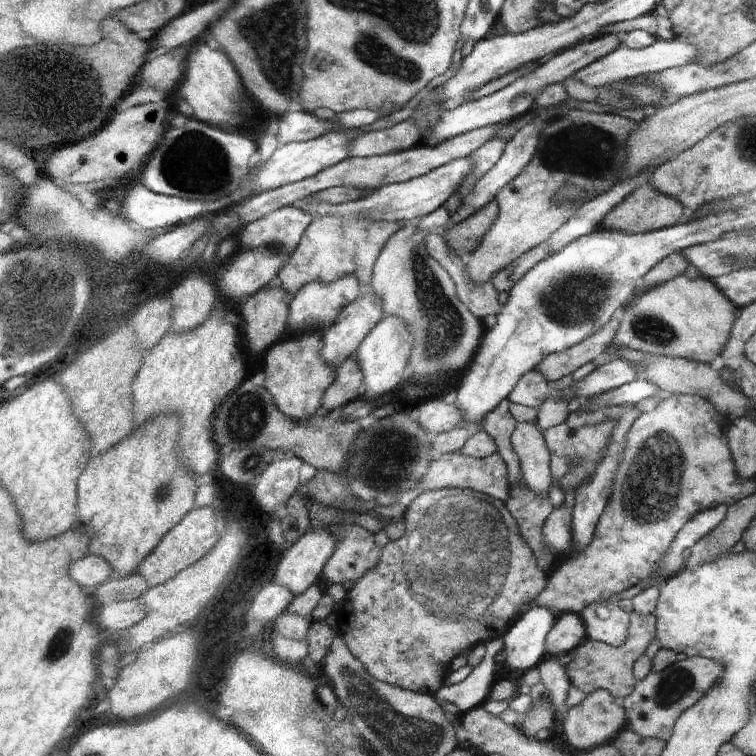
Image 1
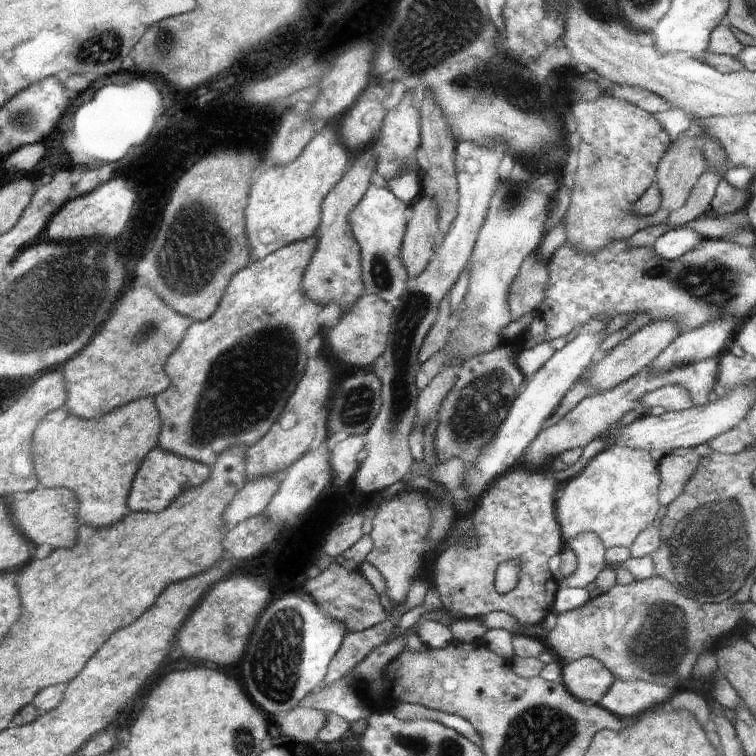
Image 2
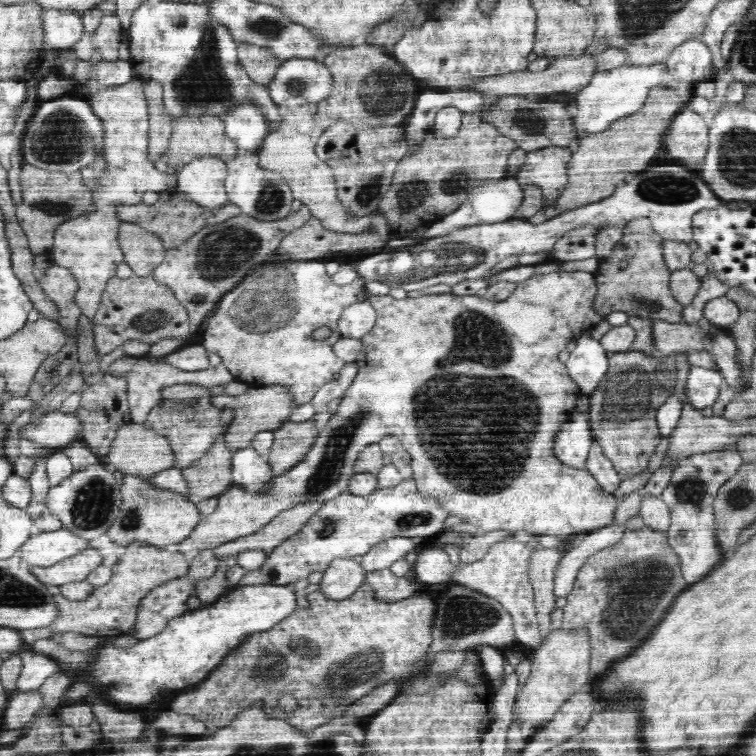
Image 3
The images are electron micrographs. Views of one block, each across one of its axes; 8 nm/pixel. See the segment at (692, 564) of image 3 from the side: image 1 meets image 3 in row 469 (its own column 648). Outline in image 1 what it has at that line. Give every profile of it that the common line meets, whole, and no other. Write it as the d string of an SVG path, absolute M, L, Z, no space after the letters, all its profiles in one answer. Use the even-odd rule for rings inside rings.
M693 656L676 660L660 672L650 672L646 678L635 682L634 692L621 702L627 710L629 726L642 738L660 738L666 743L674 732L675 722L722 680L725 669L720 660Z

